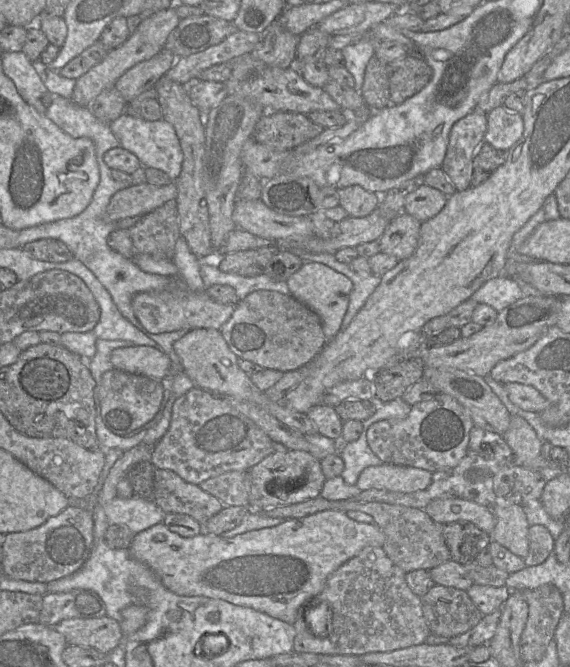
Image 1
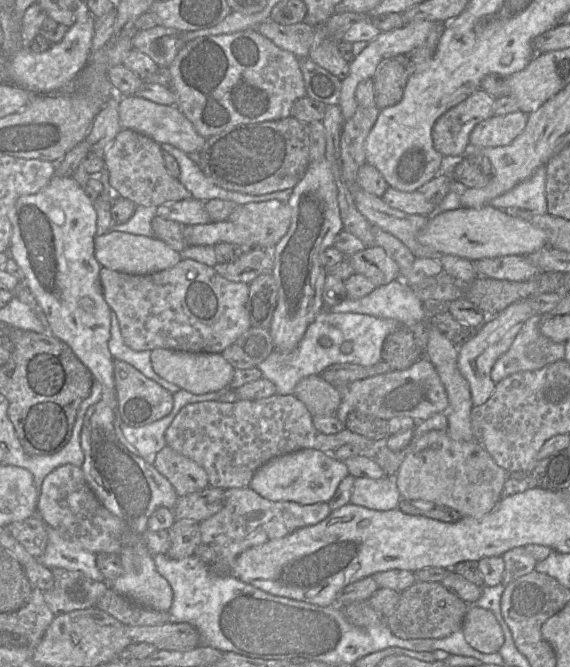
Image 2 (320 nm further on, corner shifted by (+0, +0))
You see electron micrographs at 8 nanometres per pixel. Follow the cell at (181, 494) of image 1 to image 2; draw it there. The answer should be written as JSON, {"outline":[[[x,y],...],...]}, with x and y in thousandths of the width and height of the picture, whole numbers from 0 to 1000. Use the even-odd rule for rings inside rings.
{"outline":[[[296,669],[281,675],[270,700],[300,724],[312,744],[325,744],[367,730],[358,702]]]}

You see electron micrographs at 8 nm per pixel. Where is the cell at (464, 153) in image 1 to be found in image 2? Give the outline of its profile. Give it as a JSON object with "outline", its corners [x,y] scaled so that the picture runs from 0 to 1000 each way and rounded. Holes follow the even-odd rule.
{"outline":[[[846,132],[774,172],[758,190],[761,222],[782,240],[807,237],[832,190],[867,172],[868,148]]]}

